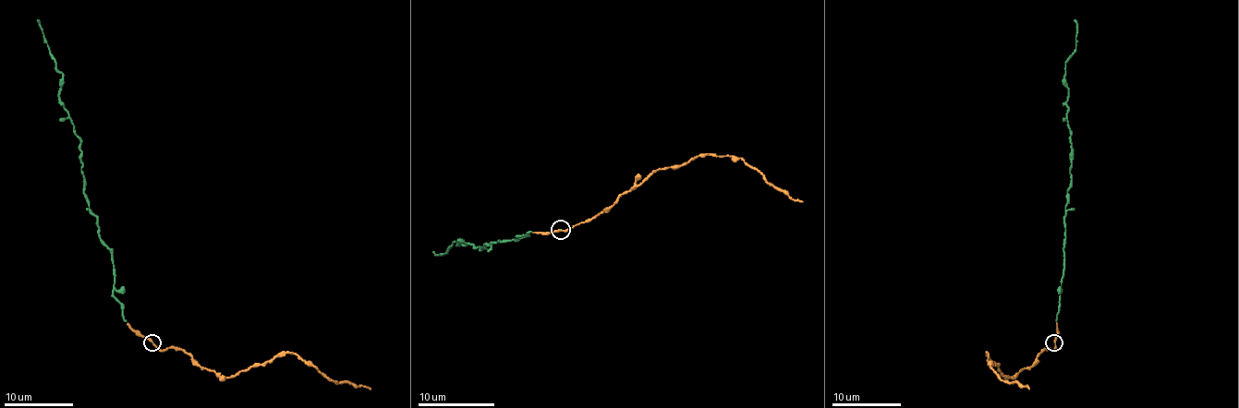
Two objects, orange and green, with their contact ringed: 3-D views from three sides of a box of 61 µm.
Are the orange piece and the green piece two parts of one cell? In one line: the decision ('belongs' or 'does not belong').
belongs

